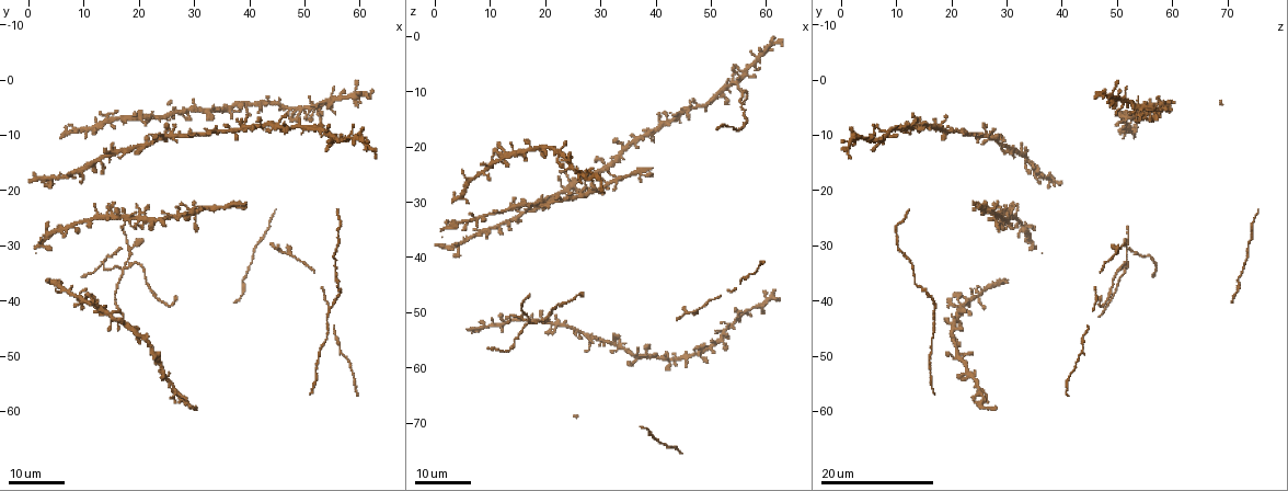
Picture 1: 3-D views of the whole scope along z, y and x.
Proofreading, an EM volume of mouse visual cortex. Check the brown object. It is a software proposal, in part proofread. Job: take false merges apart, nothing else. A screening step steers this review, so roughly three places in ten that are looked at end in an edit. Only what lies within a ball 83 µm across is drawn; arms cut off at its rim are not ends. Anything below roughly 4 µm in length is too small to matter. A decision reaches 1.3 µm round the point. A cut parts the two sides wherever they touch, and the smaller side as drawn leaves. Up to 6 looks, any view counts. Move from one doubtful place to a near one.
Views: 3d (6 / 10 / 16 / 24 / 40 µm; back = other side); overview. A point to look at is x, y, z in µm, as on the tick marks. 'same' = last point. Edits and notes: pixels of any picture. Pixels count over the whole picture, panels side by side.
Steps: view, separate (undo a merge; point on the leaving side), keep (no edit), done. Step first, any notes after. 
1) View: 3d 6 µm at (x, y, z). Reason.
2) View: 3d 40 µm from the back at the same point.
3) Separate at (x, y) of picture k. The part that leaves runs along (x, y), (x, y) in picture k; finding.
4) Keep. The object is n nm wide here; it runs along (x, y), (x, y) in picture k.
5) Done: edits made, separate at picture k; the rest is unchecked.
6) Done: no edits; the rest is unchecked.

View: 3d 24 µm at (28.0, 5.5, 54.5). Four or more arms meet.

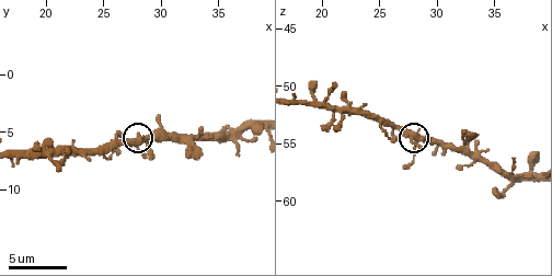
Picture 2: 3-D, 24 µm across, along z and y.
View: 3d 10 µm at (28.6, 5.6, 54.4).

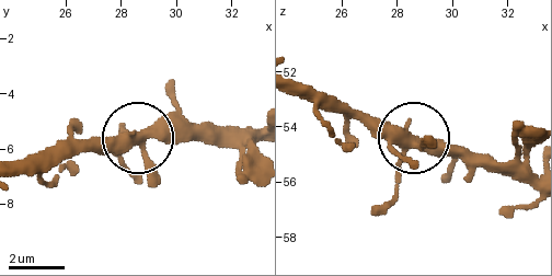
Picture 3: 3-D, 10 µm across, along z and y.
Keep. The object is 400 nm wide here; it runs along (296, 82), (413, 134), (394, 203) in picture 3; one neuron here.

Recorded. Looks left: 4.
View: 3d 24 µm at (56.5, 48.5, 43.5). Sudden change in width.

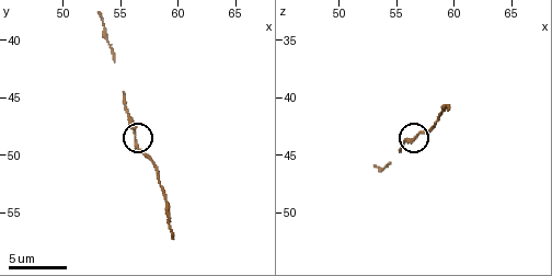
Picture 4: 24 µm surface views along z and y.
View: 3d 6 µm at the same point.

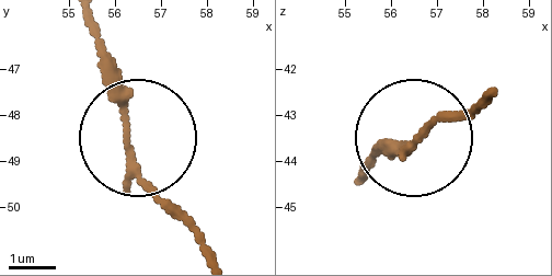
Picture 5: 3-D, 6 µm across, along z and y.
Separate at (185, 211) of picture 5. Two neurons meet here.

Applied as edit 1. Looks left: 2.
View: 3d 16 µm at (54.0, 13.0, 5.5). Calibre changes.

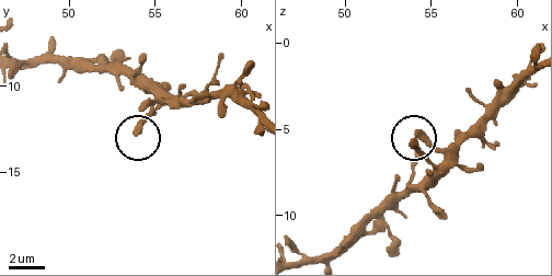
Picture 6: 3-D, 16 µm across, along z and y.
View: 3d 10 µm at (53.9, 12.6, 5.9).

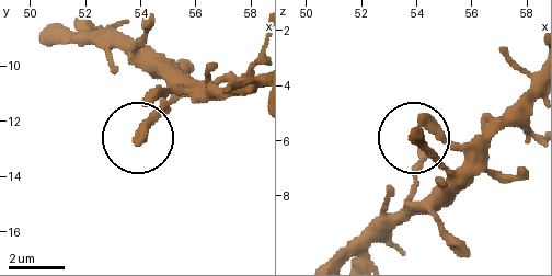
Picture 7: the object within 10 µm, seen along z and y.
Keep. Continuous, no second neuron.

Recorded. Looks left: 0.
Done: edits made, separate at picture 5; the rest is unchecked.

